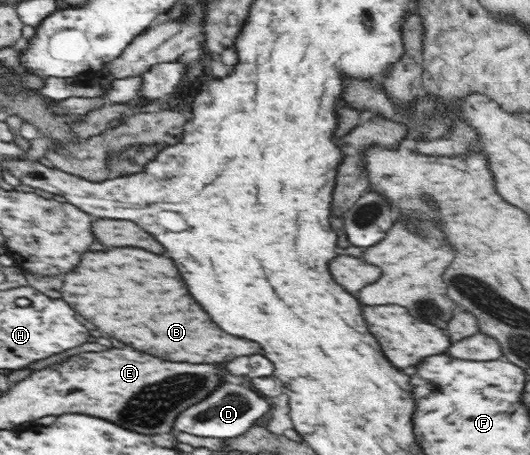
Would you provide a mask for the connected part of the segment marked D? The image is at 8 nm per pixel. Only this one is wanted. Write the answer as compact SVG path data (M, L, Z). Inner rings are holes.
M225 382L219 388L219 392L212 393L209 400L202 402L203 404L195 404L192 408L181 412L173 422L173 429L209 439L235 438L245 434L257 421L260 421L265 412L269 412L269 402L263 400L263 397L258 396L253 390Z

